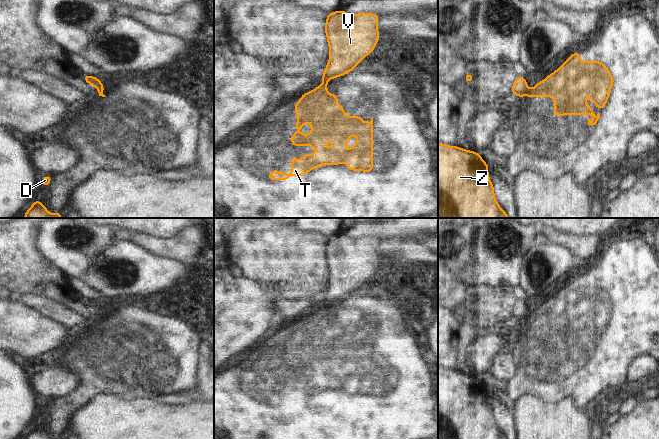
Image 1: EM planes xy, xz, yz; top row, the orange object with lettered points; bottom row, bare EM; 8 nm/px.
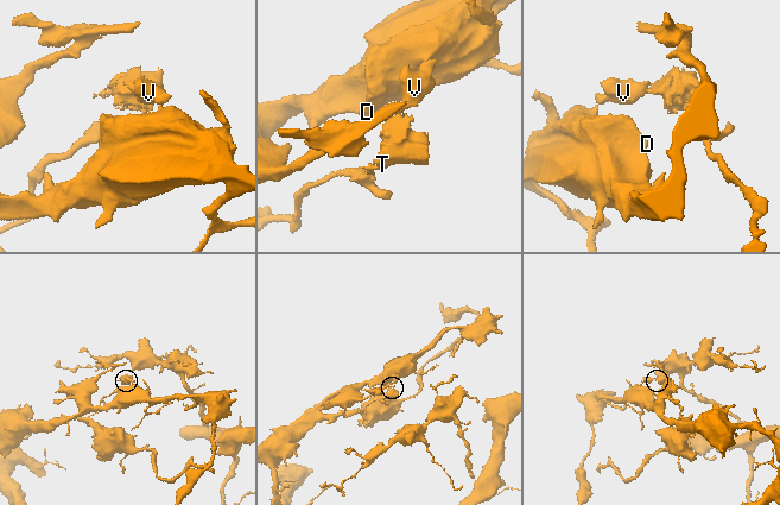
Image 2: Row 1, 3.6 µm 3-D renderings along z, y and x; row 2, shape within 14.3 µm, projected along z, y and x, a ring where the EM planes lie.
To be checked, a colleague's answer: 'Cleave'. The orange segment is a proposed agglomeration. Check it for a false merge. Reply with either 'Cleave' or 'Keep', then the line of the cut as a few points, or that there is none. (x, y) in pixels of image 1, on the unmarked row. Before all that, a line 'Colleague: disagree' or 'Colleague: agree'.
Colleague: agree
Cleave. Split along xz (328, 304), (323, 306)

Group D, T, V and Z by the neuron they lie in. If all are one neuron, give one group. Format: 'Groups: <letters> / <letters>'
Groups: D V Z / T

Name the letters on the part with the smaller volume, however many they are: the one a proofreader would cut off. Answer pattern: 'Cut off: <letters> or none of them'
Cut off: T

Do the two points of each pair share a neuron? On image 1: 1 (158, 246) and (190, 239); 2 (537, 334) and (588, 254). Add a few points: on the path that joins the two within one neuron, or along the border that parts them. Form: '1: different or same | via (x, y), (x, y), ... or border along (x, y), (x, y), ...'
1: same | via (166, 246), (182, 246)
2: different | border along (601, 247), (598, 254), (585, 265)

